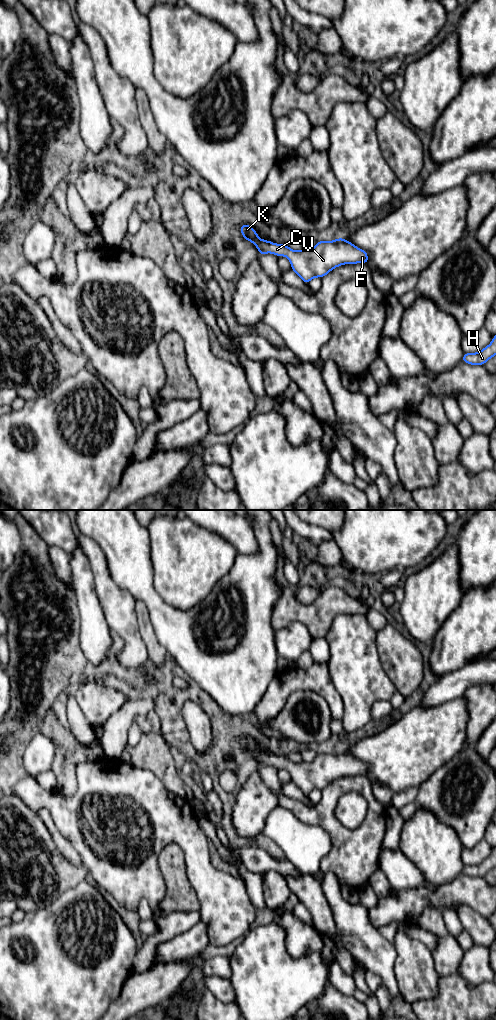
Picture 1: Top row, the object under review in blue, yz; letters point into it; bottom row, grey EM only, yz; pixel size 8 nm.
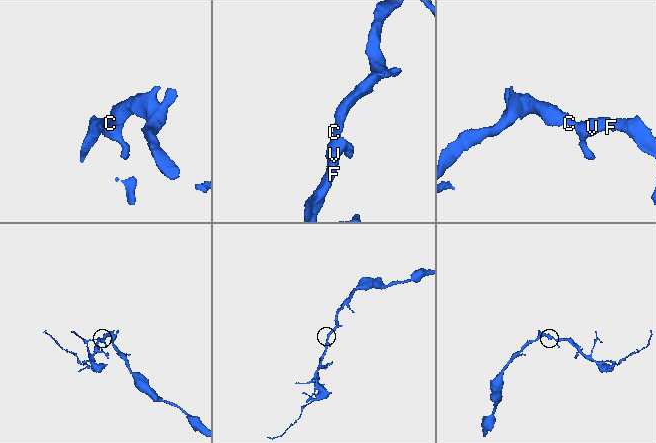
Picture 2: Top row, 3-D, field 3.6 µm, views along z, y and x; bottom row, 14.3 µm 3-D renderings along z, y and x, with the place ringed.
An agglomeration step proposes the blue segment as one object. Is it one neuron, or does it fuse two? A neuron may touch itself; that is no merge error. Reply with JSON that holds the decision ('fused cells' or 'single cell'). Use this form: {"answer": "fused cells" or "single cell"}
{"answer": "single cell"}

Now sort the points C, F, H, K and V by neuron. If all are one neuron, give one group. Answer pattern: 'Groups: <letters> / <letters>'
Groups: C F H K V

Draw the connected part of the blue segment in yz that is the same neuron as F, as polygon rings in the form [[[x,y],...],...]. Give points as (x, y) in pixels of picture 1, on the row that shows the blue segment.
[[[242,224],[240,232],[244,239],[258,248],[260,256],[266,253],[272,253],[277,257],[286,256],[291,269],[305,284],[314,277],[323,278],[334,268],[344,264],[368,264],[368,253],[341,237],[334,241],[317,242],[311,250],[302,248],[294,251],[288,245],[260,239],[250,225]]]

